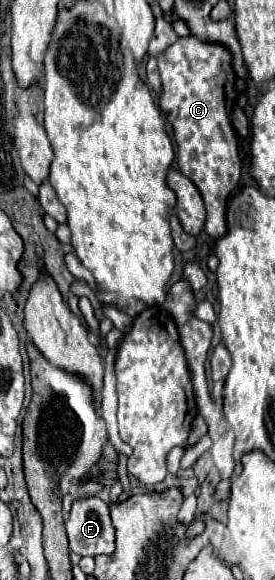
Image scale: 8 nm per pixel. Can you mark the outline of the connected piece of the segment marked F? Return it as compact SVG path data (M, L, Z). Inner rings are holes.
M97 495L73 501L69 519L67 519L67 535L69 535L69 549L77 555L89 555L95 557L99 553L113 553L115 549L115 529L111 525L109 517L109 505L101 501Z

